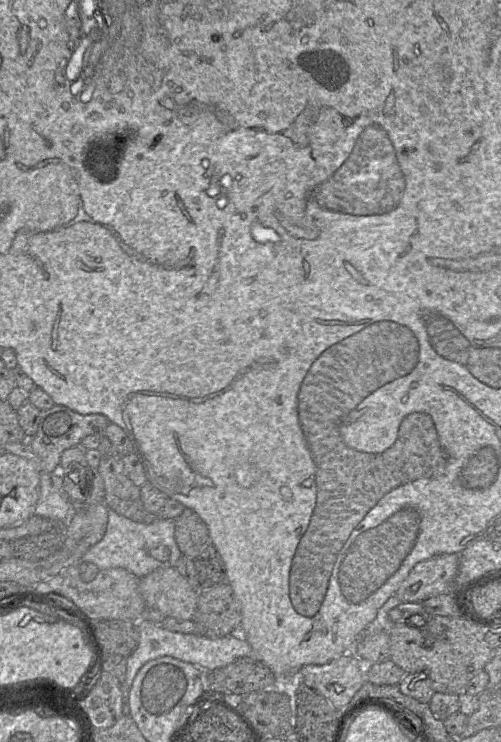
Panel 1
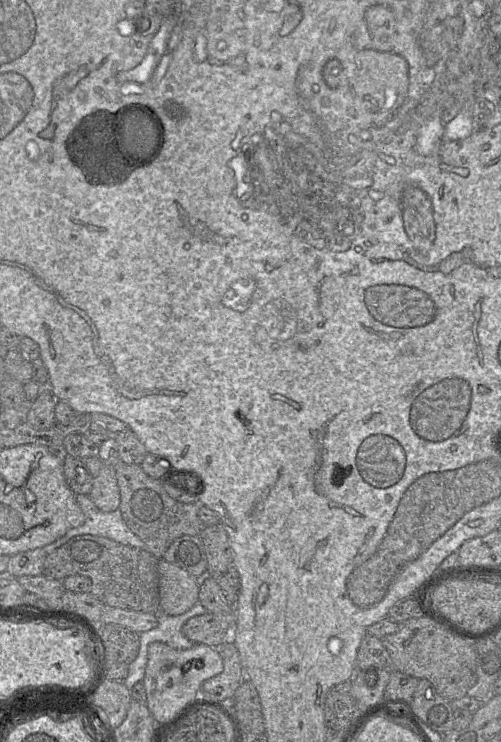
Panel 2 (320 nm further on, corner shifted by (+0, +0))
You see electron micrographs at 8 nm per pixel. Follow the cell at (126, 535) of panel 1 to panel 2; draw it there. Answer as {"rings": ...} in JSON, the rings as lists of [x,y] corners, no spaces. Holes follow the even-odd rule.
{"rings":[[[76,495],[76,500],[85,516],[84,523],[68,530],[62,537],[44,546],[43,549],[47,554],[78,535],[103,536],[124,545],[146,549],[145,543],[129,529],[119,509],[109,513],[102,512],[95,506],[89,495]]]}

